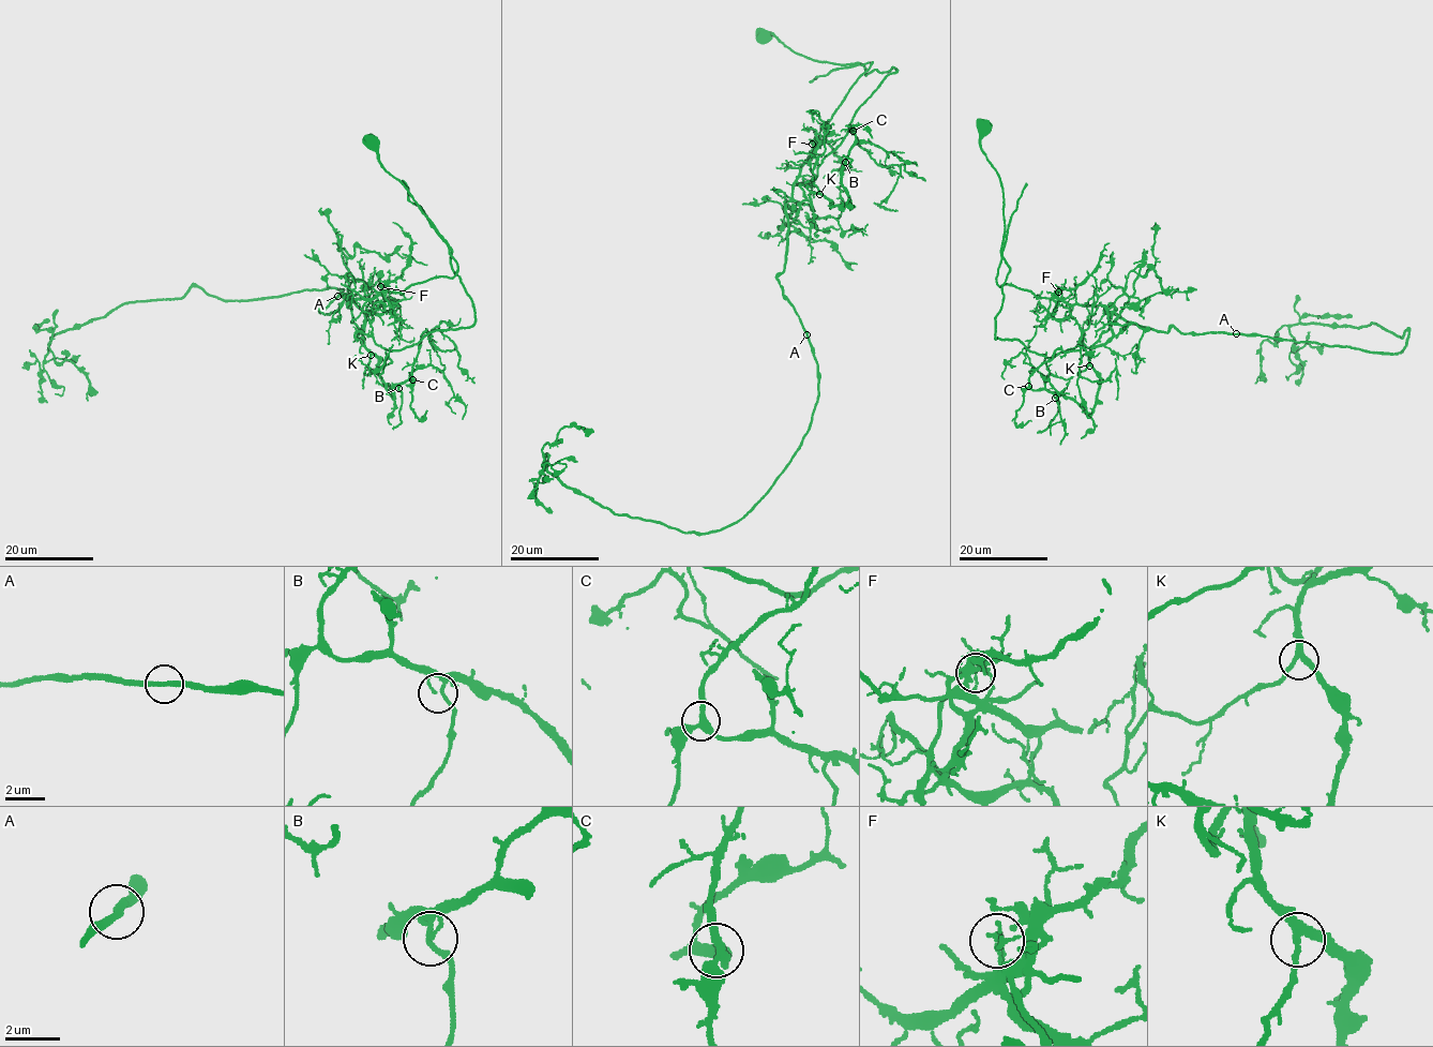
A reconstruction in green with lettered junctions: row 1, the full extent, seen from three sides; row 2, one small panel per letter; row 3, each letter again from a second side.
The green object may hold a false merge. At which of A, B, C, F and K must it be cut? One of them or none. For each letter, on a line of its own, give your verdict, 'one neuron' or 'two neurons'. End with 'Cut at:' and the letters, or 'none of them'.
A: one neuron
B: one neuron
C: one neuron
F: two neurons
K: one neuron
Cut at: F

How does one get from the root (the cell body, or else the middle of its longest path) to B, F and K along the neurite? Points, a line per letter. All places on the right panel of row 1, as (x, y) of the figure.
B: (1236, 334), (1154, 330), (1105, 307), (1113, 335), (1090, 350), (1099, 375), (1092, 409), (1087, 414), (1055, 398)
F: (1236, 334), (1182, 333), (1173, 326), (1166, 331), (1154, 330), (1130, 324), (1101, 305), (1071, 305), (1058, 293)
K: (1236, 334), (1182, 333), (1173, 326), (1154, 330), (1130, 324), (1105, 307), (1113, 335), (1090, 350), (1089, 365)

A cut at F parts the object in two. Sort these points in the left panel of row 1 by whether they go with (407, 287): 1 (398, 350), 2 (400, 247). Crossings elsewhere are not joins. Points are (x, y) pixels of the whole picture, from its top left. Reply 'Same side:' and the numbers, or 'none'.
Same side: none

